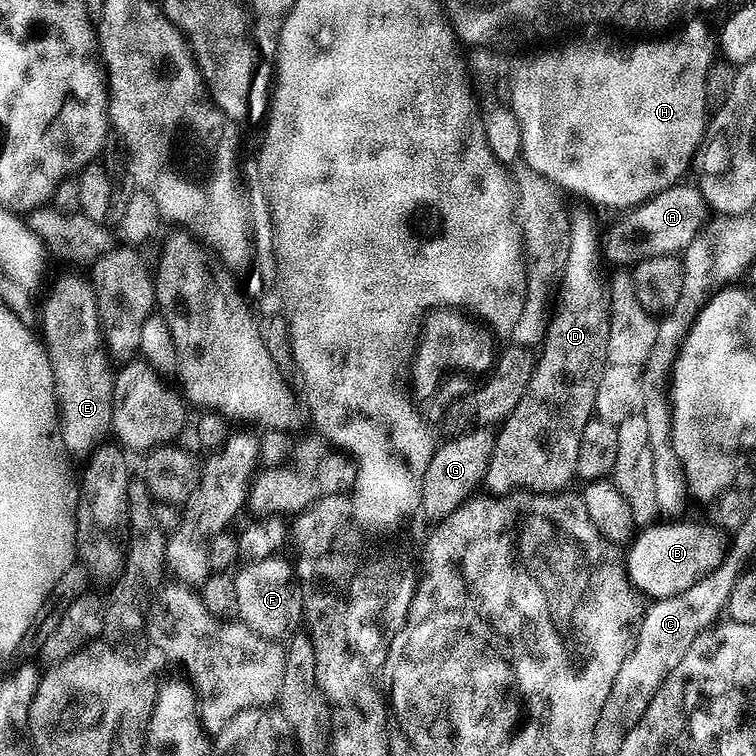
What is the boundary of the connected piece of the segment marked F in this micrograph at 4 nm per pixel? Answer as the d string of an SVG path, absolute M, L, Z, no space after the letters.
M277 554L260 559L249 559L240 573L235 573L237 598L235 611L240 612L239 619L252 632L266 637L268 640L283 641L284 635L295 626L304 612L304 592L296 581L296 572L288 560L283 560L283 555Z

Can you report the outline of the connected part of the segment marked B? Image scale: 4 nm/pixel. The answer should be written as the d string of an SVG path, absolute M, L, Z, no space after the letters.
M660 523L641 527L627 545L628 552L626 548L628 578L637 592L652 600L665 600L694 586L723 562L726 548L726 538L712 524Z

